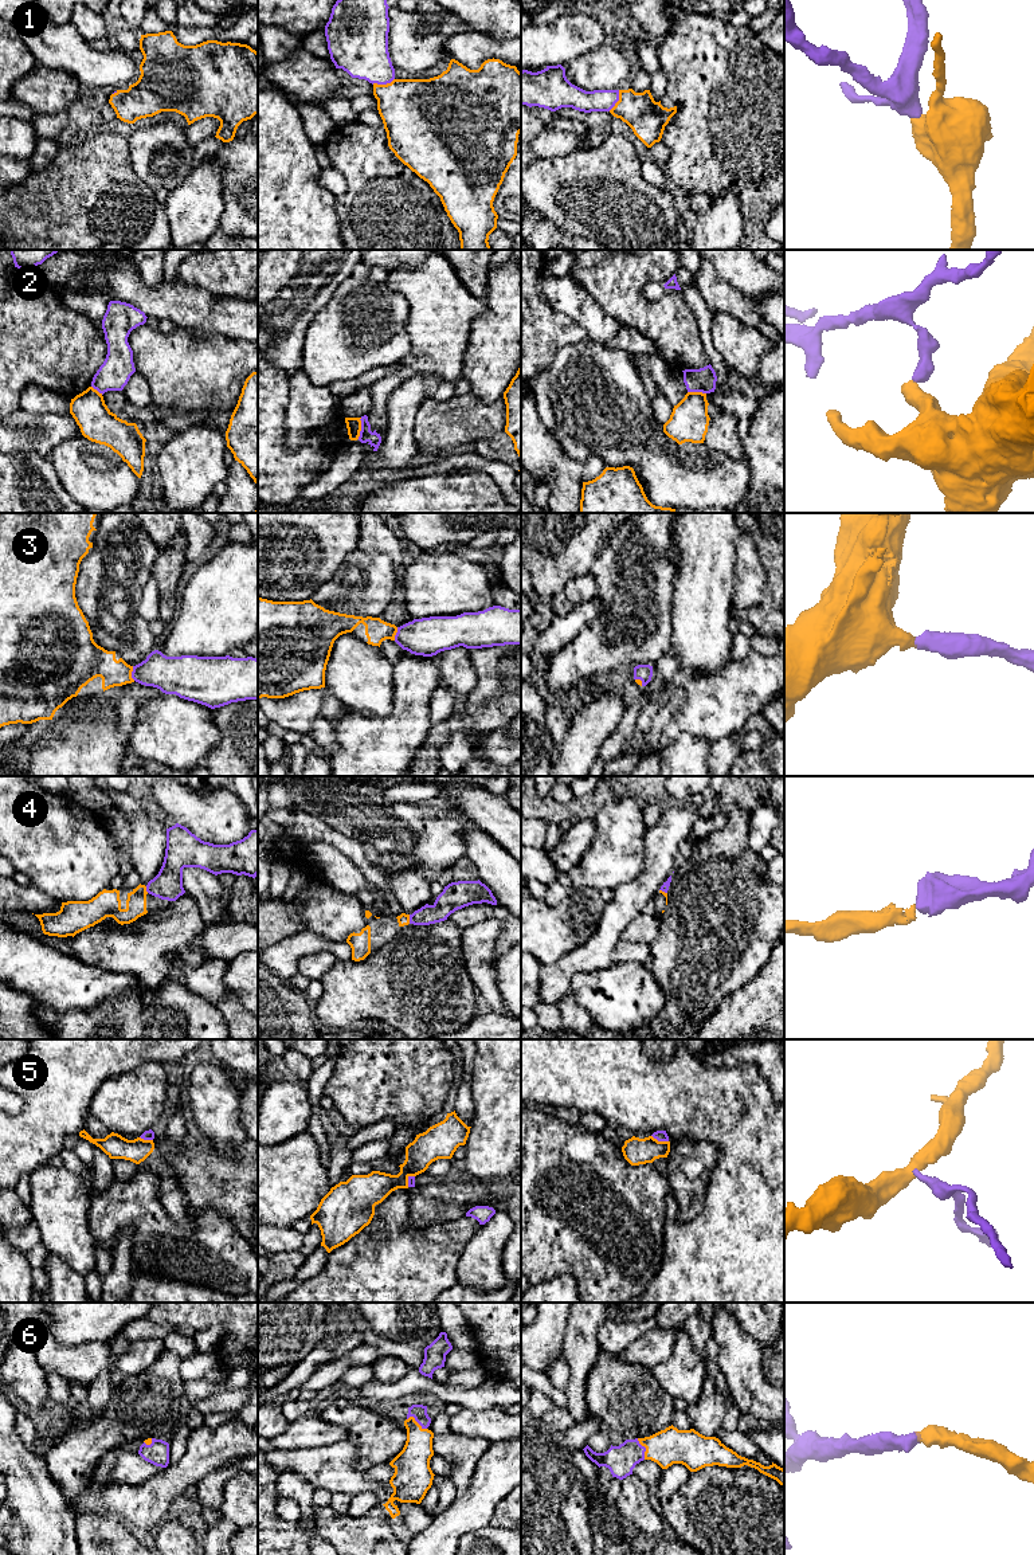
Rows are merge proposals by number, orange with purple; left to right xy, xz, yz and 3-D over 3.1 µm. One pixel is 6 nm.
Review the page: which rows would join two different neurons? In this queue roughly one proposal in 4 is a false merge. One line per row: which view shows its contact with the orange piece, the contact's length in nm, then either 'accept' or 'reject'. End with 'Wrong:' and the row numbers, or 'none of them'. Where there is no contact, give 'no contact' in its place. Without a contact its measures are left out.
1: meets orange in xz; contact 140 nm long; accept
2: meets orange in xz; contact 130 nm long; reject
3: meets orange in xy; contact 90 nm long; accept
4: meets orange in xz; contact 60 nm long; accept
5: meets orange in yz; contact 110 nm long; reject
6: meets orange in xz; contact 140 nm long; accept
Wrong: 2, 5

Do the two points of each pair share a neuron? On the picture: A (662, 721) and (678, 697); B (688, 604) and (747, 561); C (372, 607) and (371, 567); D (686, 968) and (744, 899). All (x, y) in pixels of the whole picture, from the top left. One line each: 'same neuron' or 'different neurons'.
A: same neuron
B: different neurons
C: same neuron
D: same neuron

